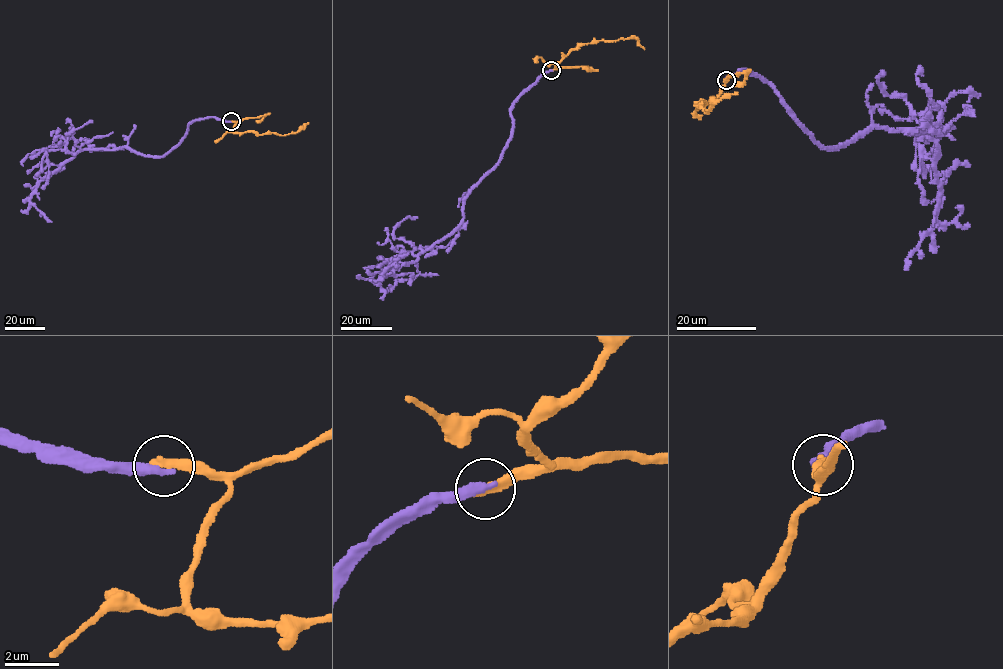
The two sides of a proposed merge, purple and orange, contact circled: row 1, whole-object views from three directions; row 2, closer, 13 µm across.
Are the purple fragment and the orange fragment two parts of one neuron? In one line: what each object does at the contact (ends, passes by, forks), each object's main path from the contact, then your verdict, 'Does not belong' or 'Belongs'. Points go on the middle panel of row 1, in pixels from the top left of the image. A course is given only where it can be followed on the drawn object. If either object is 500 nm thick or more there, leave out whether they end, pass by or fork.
At the ring purple ends. At the ring orange ends. Course of purple: (551, 70), (514, 102), (512, 135), (500, 160), (464, 200), (463, 220), (415, 261), (381, 277), (409, 253). Course of orange: (551, 70), (572, 49), (585, 44), (636, 38), (644, 49). Does not belong

